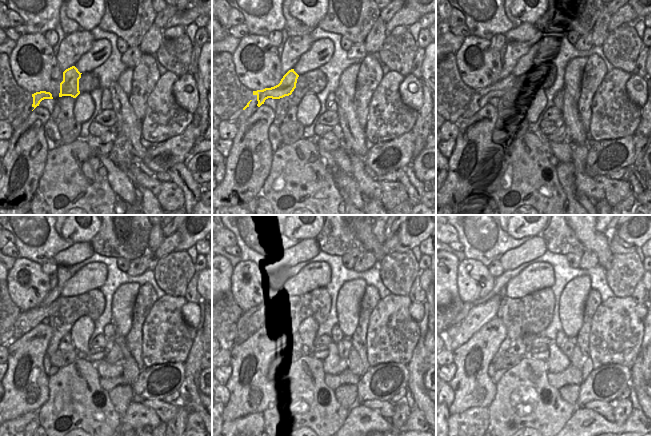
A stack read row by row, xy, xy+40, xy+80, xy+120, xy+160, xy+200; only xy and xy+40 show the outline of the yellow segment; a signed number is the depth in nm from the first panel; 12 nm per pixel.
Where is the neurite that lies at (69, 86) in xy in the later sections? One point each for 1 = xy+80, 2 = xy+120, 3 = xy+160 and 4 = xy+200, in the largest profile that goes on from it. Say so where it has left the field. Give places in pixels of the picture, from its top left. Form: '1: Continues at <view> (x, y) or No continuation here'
1: Continues at xy+80 (497, 90)
2: Continues at xy+120 (38, 314)
3: Continues at xy+160 (264, 311)
4: Continues at xy+200 (486, 311)

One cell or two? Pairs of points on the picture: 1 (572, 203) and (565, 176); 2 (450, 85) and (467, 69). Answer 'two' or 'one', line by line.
1: one
2: two

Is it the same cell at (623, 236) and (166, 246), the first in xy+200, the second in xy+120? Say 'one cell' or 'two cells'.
two cells

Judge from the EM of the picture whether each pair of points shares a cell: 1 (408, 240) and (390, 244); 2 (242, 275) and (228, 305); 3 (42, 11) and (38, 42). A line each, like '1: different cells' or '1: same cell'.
1: different cells
2: different cells
3: different cells

